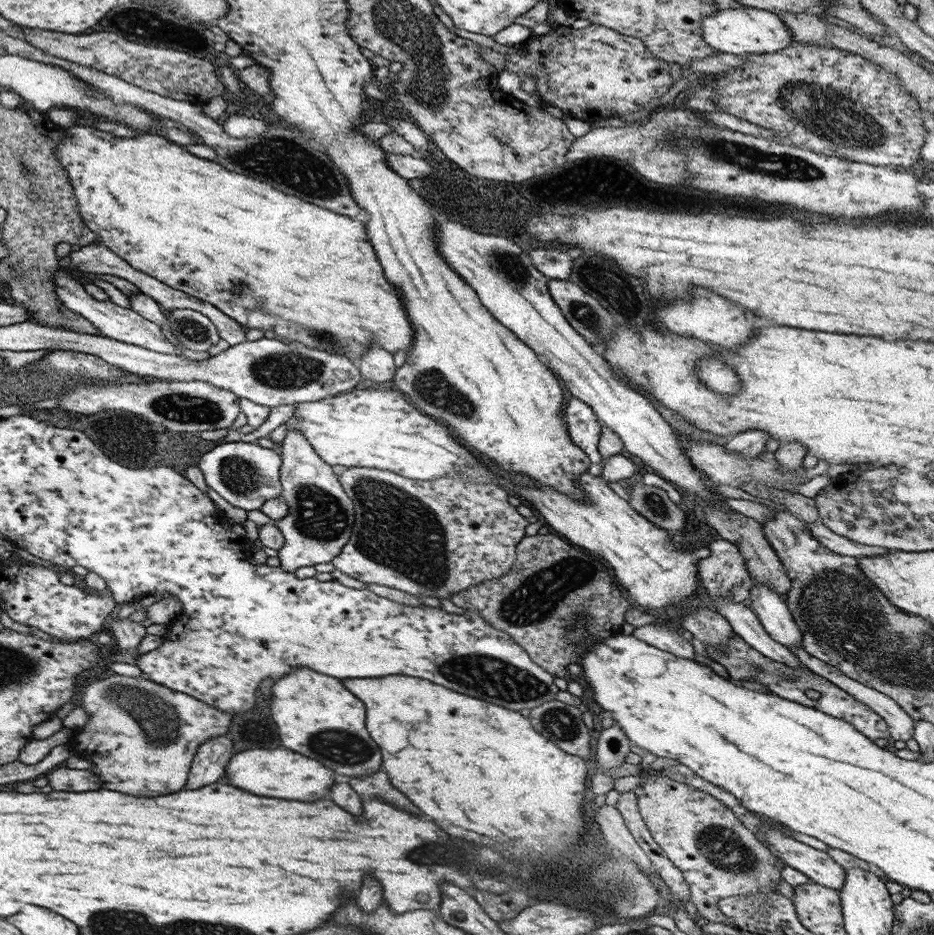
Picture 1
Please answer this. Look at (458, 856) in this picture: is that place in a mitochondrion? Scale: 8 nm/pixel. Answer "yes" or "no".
yes

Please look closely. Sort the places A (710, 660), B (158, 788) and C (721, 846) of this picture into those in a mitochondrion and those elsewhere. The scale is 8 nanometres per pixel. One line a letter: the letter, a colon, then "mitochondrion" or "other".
A: other
B: other
C: mitochondrion

